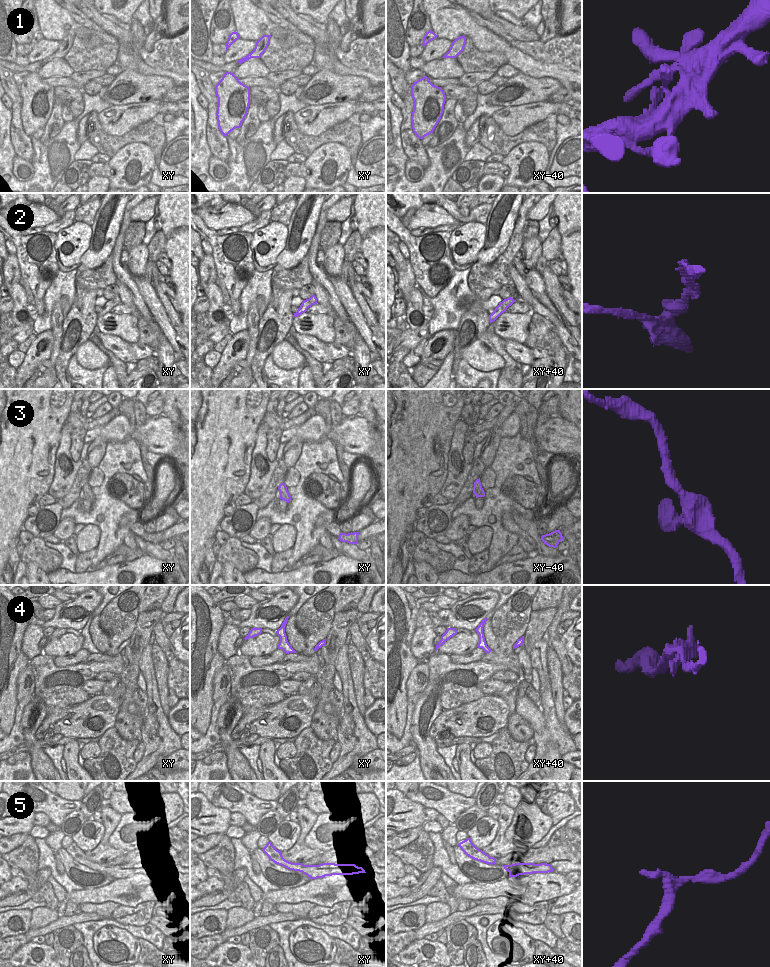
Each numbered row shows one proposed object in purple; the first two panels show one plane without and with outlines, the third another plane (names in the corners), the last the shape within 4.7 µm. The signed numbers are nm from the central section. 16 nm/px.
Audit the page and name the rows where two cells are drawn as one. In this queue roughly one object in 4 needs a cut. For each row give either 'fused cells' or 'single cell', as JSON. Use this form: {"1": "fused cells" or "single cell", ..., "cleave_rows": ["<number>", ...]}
{"1": "single cell", "2": "fused cells", "3": "single cell", "4": "fused cells", "5": "single cell", "cleave_rows": ["2", "4"]}

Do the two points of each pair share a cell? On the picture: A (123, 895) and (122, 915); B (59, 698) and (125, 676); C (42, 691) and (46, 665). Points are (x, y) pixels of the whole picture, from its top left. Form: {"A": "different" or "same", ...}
{"A": "different", "B": "different", "C": "same"}

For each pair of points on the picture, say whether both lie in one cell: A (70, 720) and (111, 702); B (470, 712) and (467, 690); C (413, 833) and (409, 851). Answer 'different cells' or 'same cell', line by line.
A: same cell
B: different cells
C: different cells

